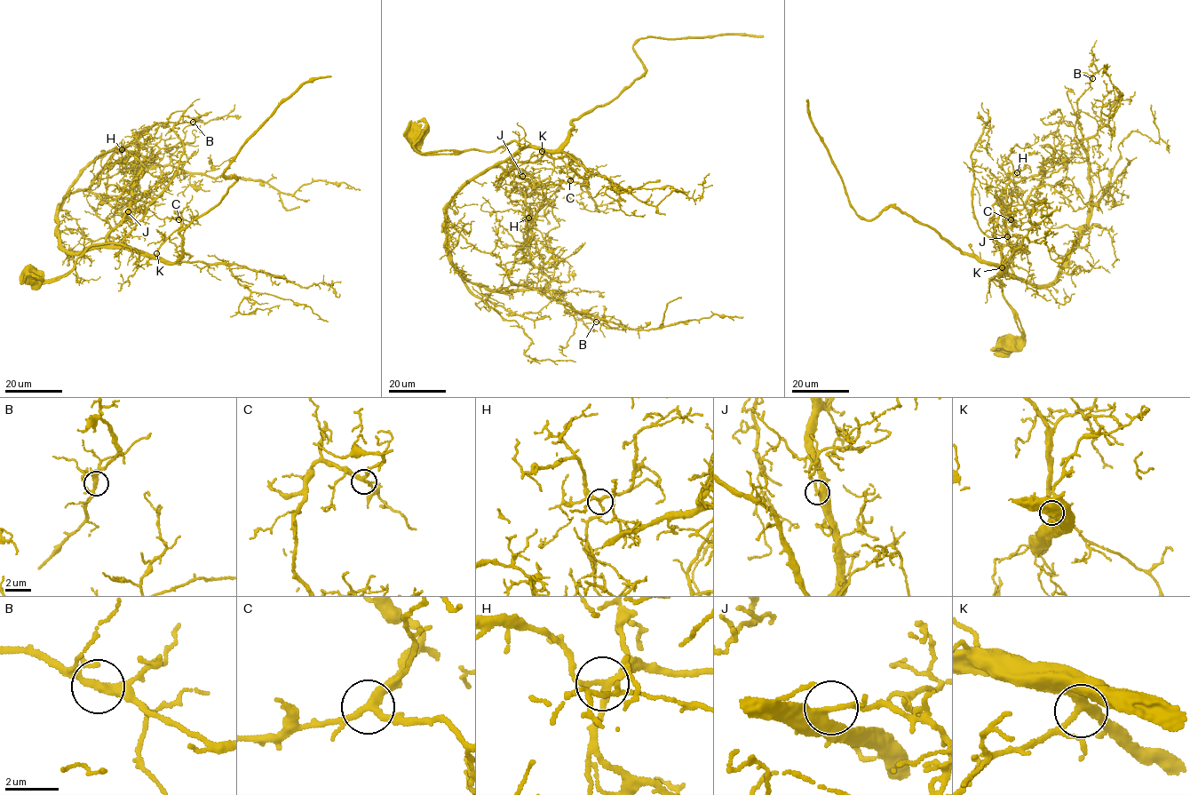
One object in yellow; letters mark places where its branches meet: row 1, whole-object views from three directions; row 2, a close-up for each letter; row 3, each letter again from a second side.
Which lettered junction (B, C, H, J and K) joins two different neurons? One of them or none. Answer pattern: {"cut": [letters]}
{"cut": []}

